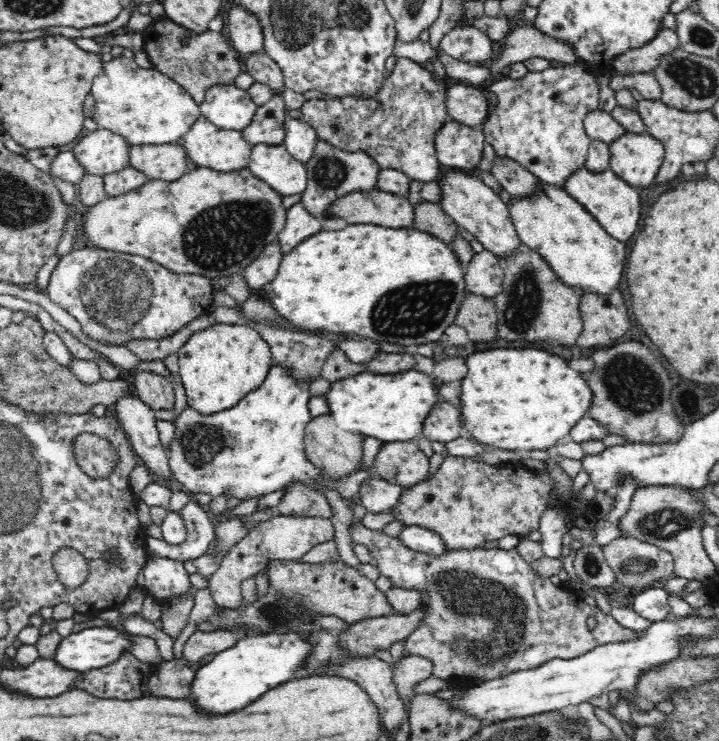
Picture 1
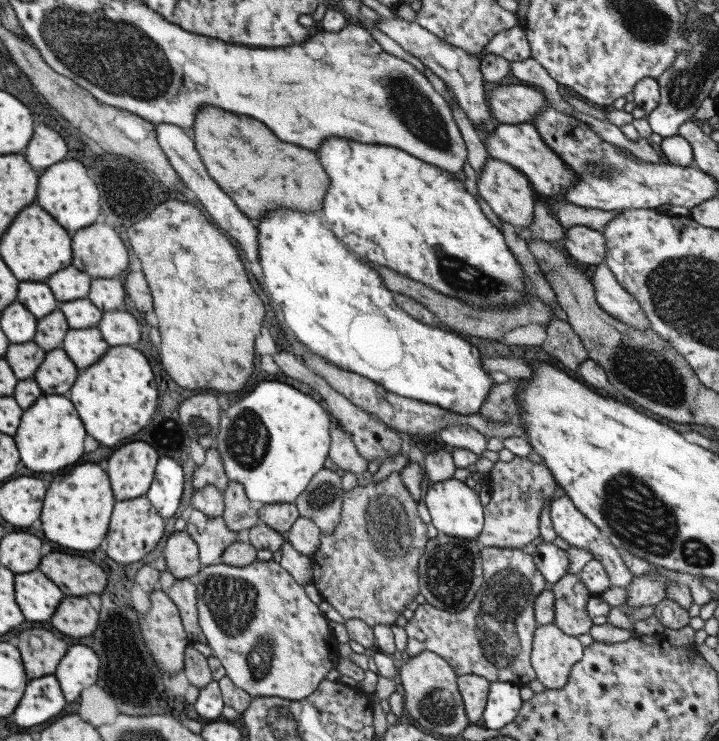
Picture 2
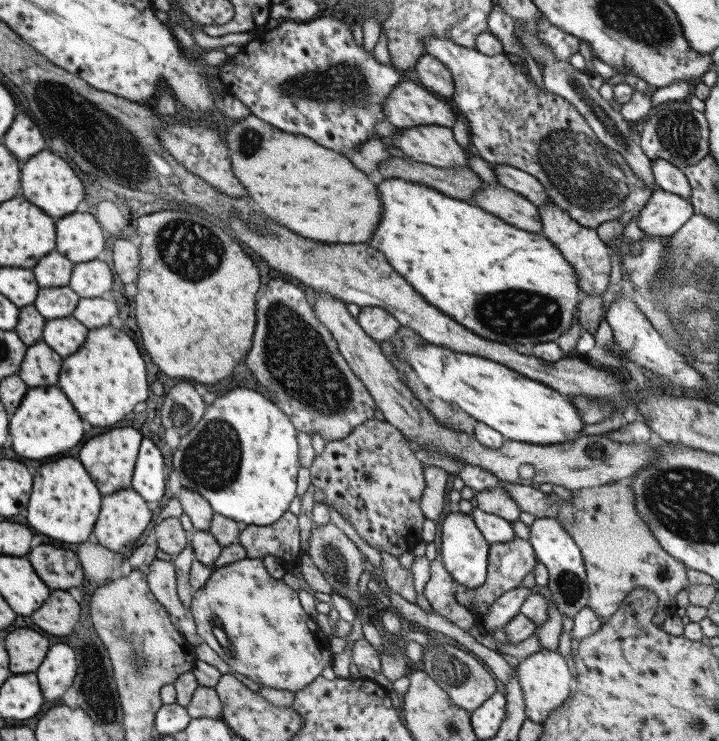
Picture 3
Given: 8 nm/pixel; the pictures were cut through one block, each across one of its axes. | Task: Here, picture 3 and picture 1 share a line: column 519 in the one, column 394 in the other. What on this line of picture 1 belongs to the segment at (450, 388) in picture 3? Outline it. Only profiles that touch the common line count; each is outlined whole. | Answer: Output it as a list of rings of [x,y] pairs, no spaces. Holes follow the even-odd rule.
[[[415,368],[394,374],[374,374],[366,370],[334,381],[324,396],[334,421],[344,431],[373,436],[382,443],[416,441],[428,414],[441,400],[439,385]]]

